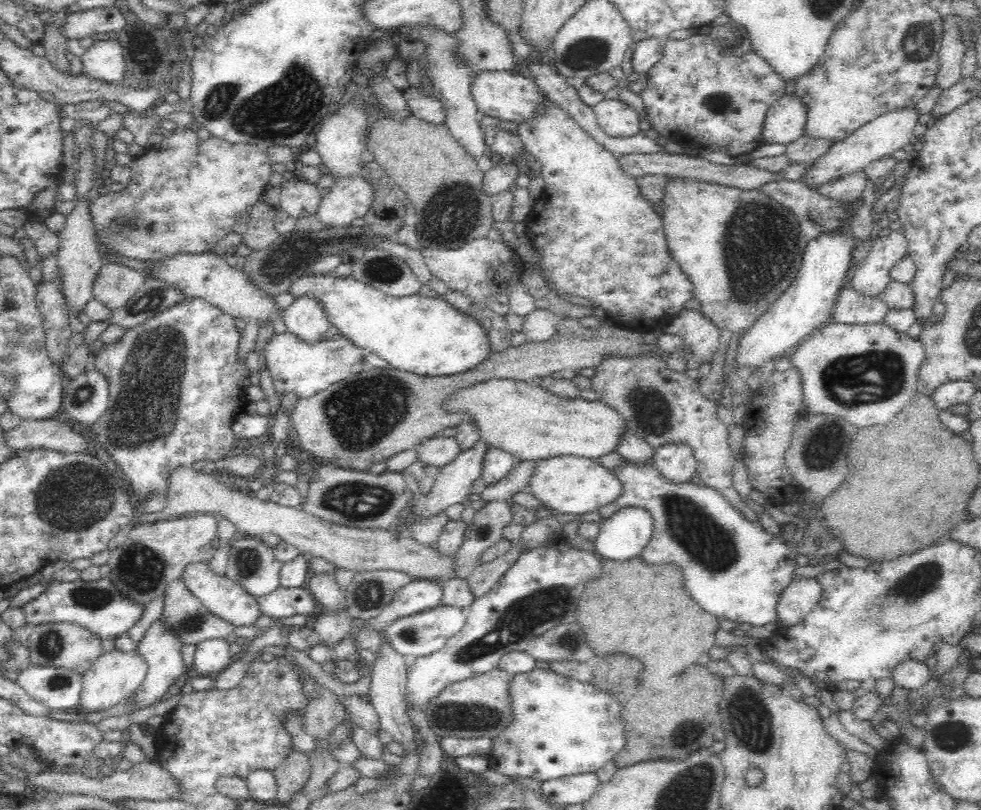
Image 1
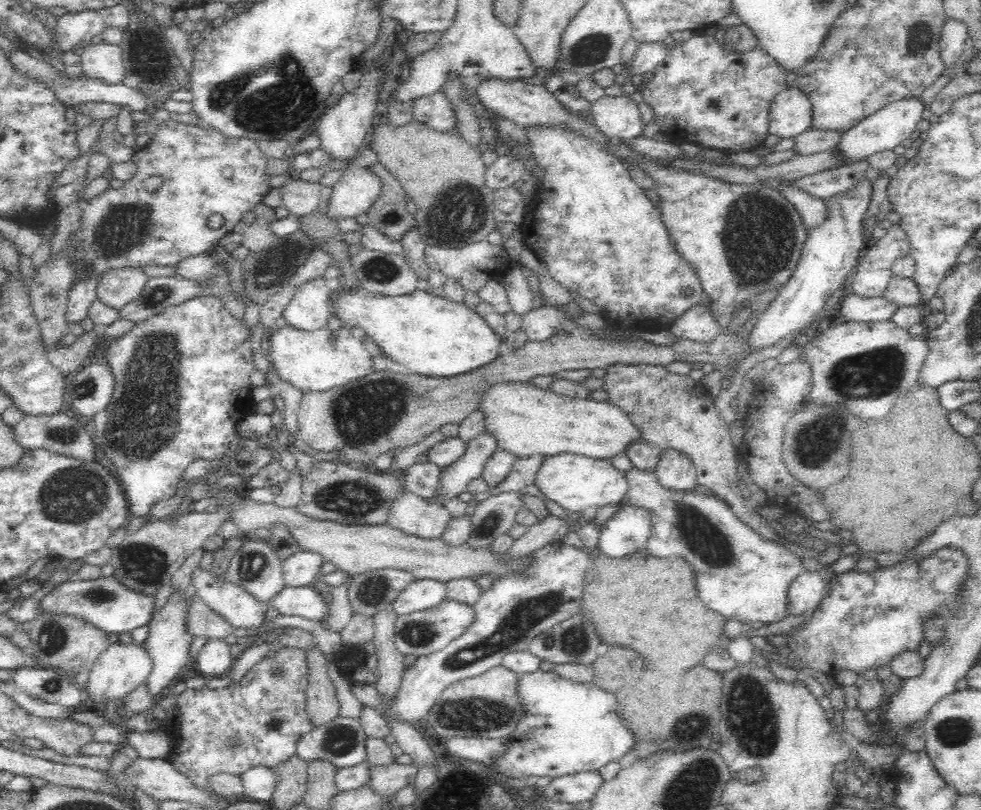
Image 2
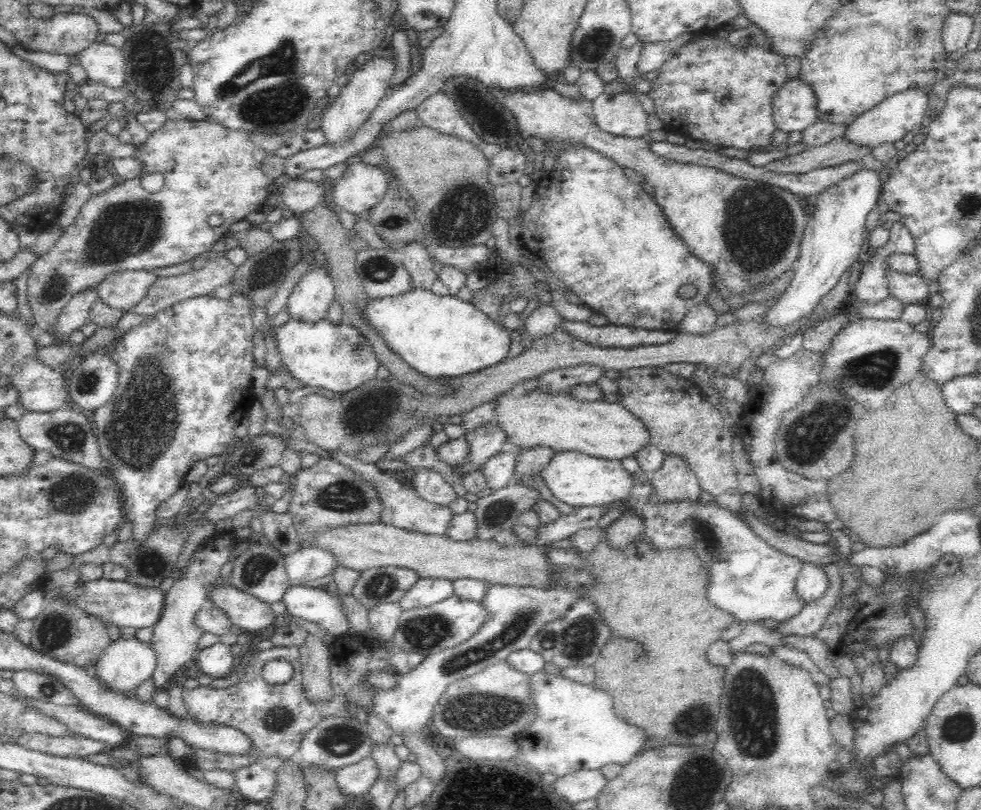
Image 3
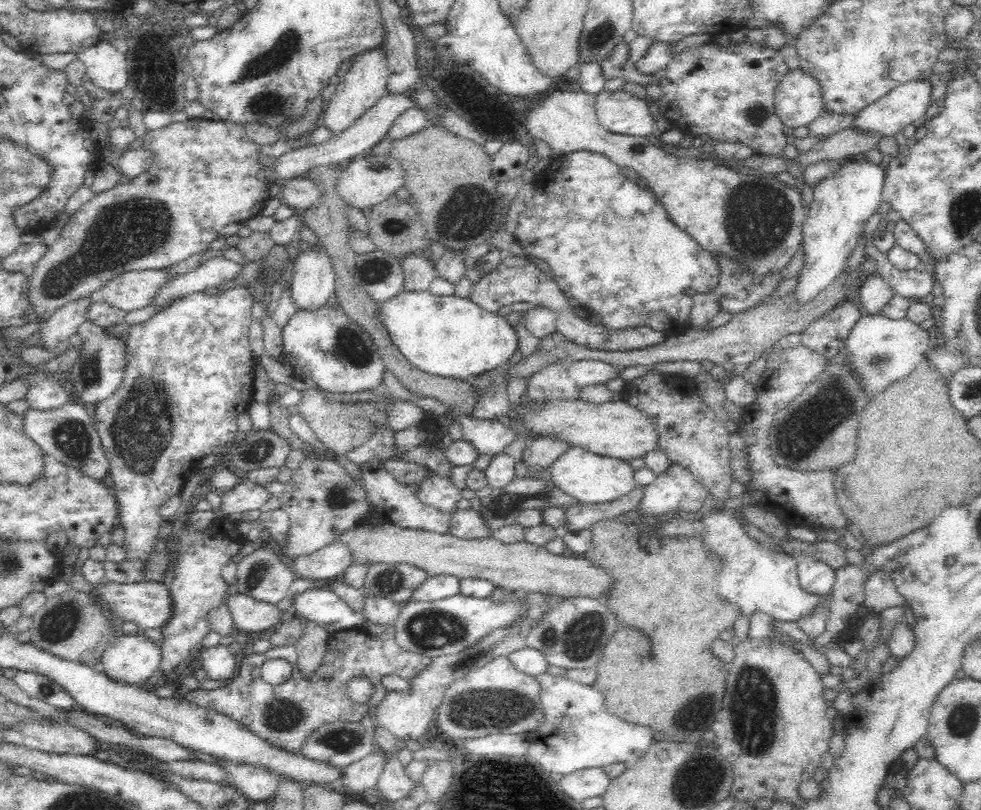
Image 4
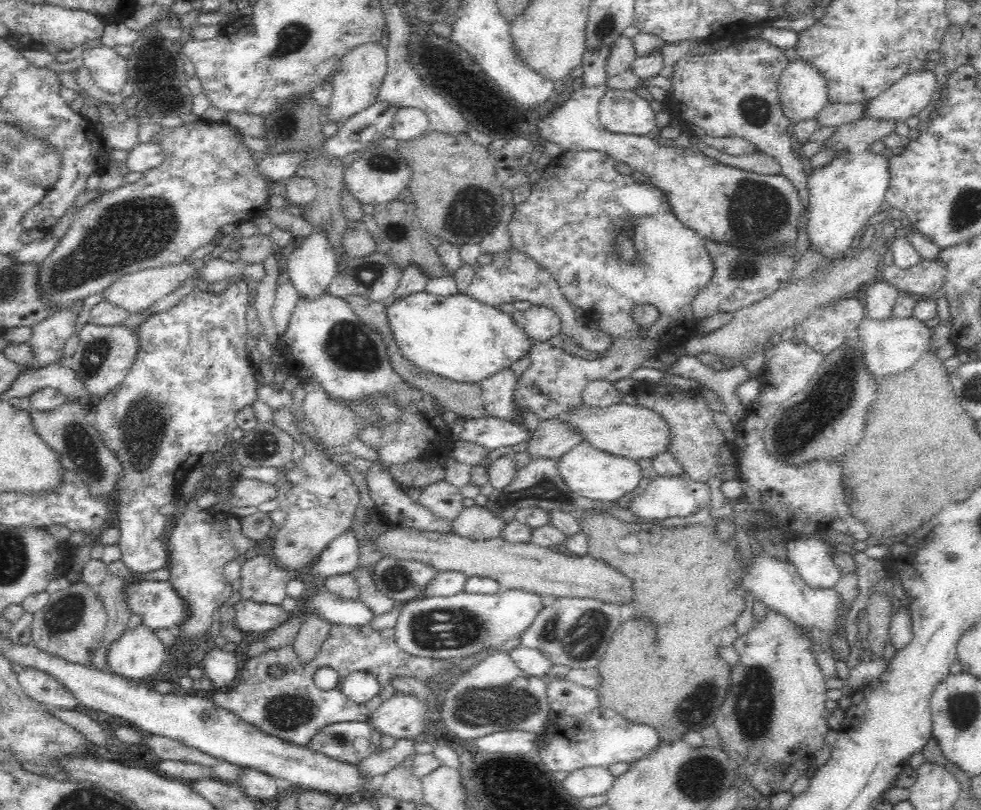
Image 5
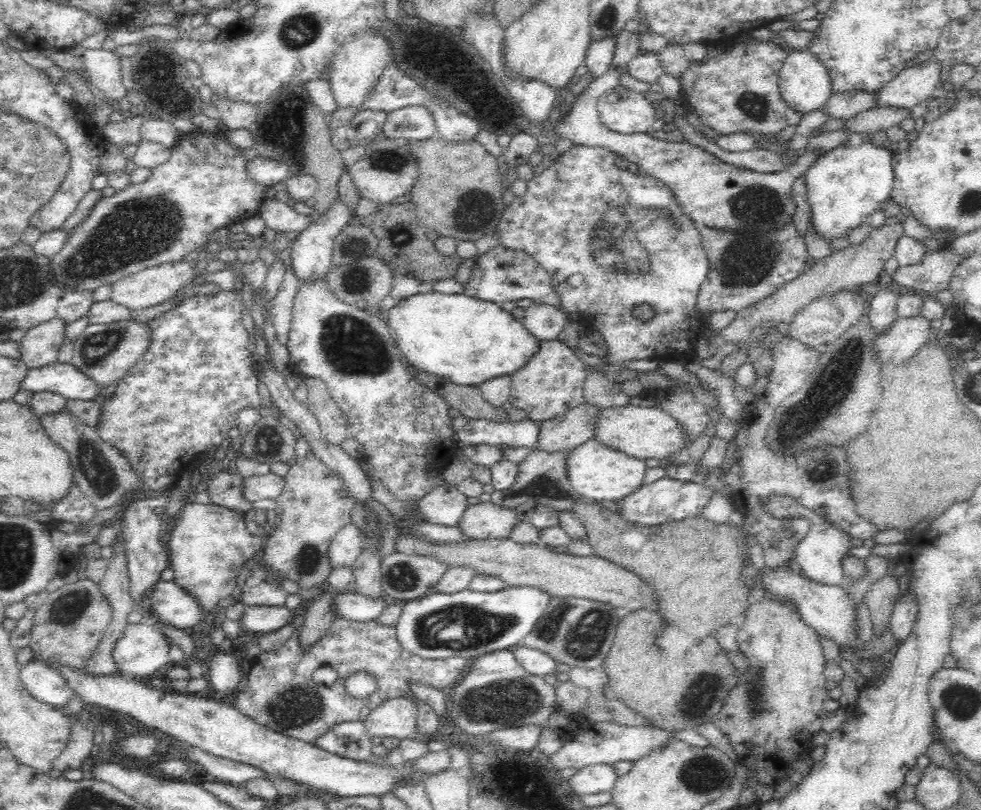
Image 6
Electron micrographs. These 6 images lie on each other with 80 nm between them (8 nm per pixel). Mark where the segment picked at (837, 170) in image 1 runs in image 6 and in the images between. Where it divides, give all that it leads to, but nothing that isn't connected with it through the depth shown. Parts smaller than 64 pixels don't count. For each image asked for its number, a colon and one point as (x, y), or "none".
2: (893, 123)
3: (889, 121)
4: (907, 103)
5: (910, 95)
6: (918, 81)

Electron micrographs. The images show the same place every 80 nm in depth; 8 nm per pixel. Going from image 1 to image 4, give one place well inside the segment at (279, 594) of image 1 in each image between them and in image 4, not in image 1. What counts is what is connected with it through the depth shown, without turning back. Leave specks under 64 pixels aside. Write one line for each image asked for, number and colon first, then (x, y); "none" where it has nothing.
2: (304, 601)
3: (323, 608)
4: (324, 607)

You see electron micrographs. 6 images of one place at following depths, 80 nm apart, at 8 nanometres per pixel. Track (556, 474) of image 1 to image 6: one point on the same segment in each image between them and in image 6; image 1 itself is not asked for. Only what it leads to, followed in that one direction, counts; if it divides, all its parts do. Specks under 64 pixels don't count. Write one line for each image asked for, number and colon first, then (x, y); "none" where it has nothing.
2: (577, 483)
3: (573, 477)
4: (591, 477)
5: (593, 473)
6: (597, 471)

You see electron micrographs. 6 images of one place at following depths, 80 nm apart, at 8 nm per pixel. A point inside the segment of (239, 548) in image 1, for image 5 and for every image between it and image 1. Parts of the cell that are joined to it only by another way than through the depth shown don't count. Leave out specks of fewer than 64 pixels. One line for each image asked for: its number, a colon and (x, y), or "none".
2: (256, 568)
3: (260, 571)
4: (262, 575)
5: (262, 581)

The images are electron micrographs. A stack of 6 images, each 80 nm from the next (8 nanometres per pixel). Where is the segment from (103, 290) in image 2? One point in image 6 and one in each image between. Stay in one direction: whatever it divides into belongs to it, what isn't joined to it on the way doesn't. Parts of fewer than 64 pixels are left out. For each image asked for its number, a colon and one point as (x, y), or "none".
3: (122, 290)
4: (133, 290)
5: (135, 292)
6: (155, 285)

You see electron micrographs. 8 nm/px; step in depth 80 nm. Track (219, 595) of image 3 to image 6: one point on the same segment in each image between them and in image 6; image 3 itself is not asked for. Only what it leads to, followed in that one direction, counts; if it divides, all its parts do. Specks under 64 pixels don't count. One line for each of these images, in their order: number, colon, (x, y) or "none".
4: (249, 615)
5: (251, 616)
6: (267, 619)

